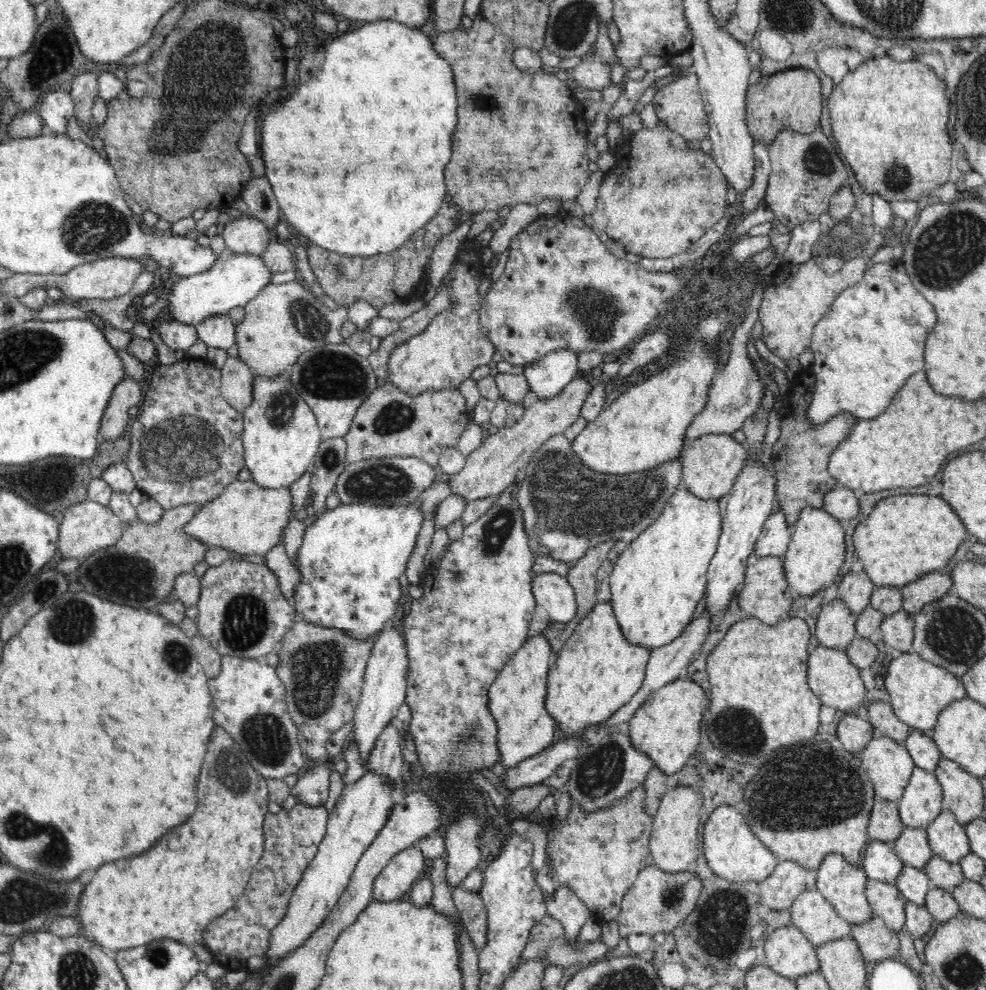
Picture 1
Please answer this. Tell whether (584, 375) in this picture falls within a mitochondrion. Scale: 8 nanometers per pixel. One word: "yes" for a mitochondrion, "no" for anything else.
no

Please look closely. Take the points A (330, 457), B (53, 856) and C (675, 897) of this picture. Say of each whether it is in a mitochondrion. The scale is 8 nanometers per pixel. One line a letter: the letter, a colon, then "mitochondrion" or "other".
A: mitochondrion
B: mitochondrion
C: mitochondrion

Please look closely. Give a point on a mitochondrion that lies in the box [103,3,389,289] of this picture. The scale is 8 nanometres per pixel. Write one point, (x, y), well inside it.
(213, 66)

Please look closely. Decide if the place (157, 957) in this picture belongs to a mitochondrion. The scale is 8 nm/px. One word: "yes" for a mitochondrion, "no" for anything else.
yes

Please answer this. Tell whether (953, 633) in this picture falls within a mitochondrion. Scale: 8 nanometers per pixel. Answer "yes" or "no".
yes

